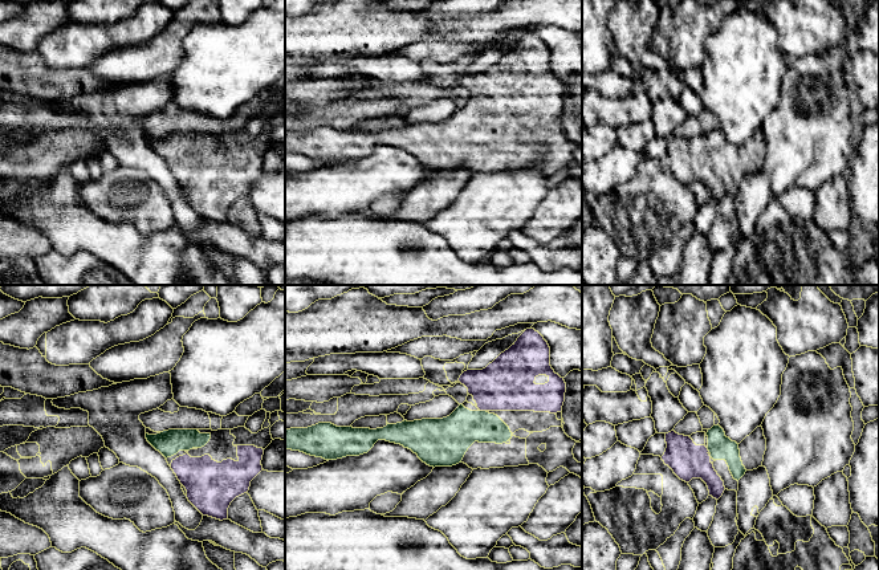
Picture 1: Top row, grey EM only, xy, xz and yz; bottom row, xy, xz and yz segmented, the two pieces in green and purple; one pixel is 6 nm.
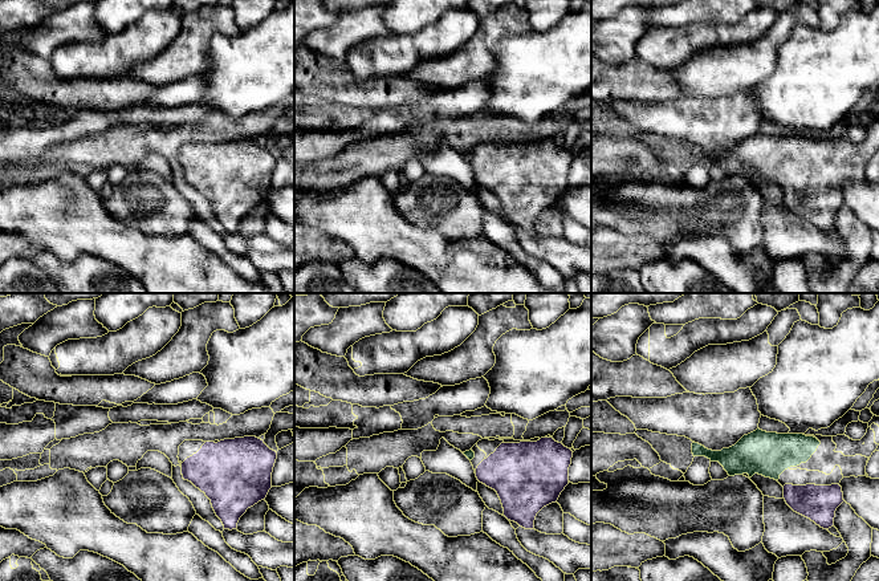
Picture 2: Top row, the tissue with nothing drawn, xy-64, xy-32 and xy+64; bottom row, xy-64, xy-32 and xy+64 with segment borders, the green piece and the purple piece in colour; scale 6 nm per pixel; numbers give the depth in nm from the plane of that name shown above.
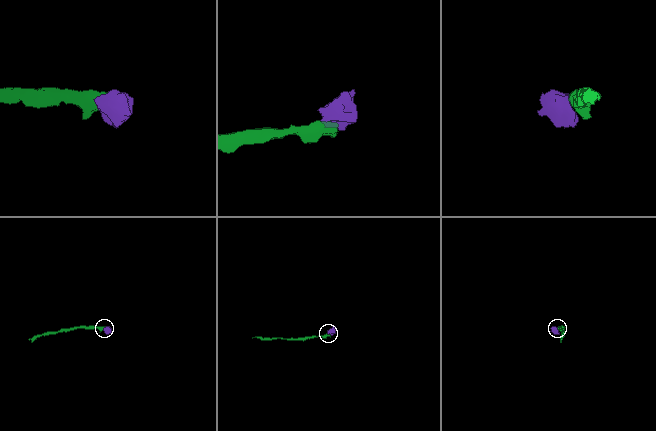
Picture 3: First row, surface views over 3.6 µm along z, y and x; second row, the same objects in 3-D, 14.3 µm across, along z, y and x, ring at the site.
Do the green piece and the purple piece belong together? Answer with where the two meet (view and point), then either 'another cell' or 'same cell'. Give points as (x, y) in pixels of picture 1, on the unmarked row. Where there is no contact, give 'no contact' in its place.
xz (483, 114) | same cell

